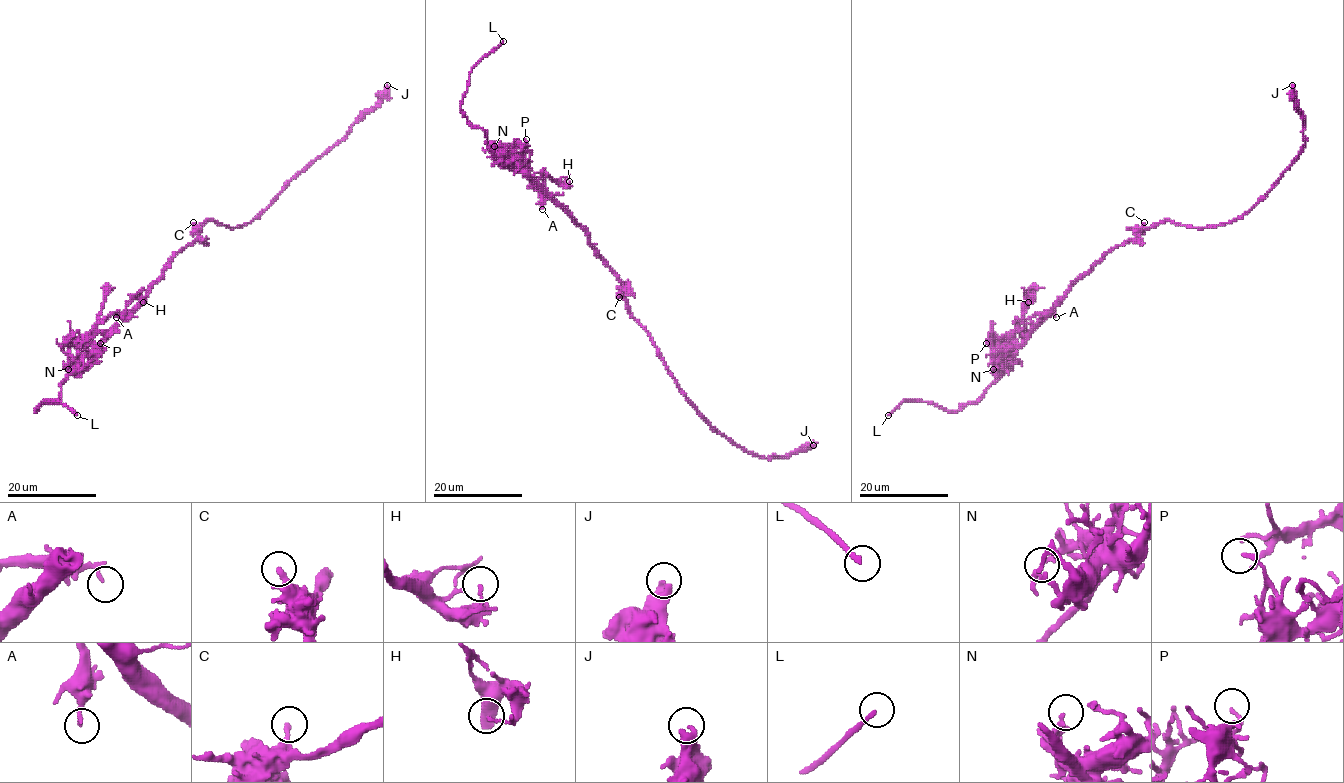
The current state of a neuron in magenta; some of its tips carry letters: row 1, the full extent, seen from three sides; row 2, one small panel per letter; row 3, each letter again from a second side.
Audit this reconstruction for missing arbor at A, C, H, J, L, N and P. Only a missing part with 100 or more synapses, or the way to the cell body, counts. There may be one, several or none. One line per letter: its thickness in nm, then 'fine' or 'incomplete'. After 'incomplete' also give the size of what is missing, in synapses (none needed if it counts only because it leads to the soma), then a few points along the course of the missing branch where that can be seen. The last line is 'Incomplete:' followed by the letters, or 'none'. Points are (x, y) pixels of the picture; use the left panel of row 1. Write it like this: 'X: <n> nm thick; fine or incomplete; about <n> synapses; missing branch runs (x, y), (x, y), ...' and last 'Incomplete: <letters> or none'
A: 170 nm thick; fine
C: 240 nm thick; fine
H: 90 nm thick; fine
J: 400 nm thick; fine
L: 200 nm thick; incomplete; missing branch runs (77, 415), (110, 421)
N: 200 nm thick; fine
P: 170 nm thick; fine
Incomplete: L

